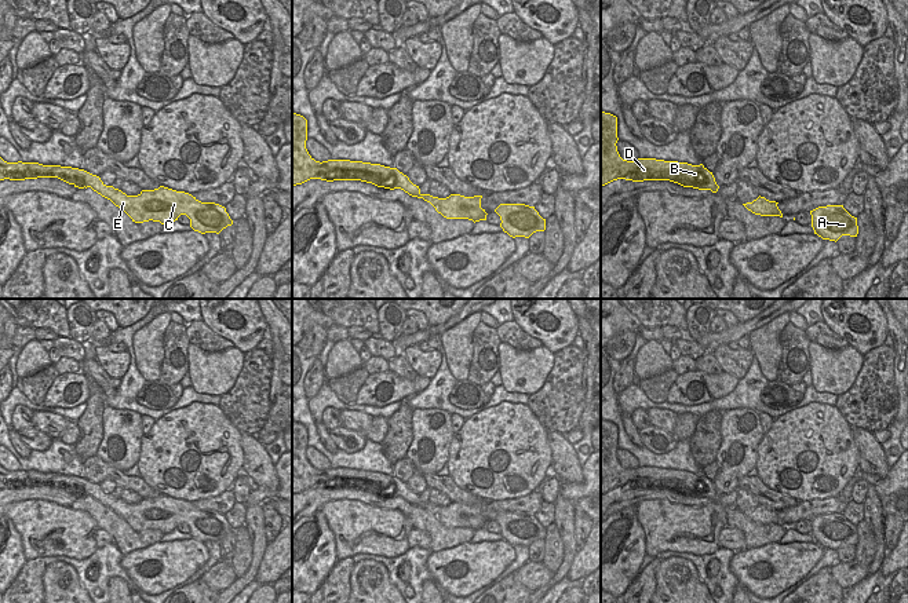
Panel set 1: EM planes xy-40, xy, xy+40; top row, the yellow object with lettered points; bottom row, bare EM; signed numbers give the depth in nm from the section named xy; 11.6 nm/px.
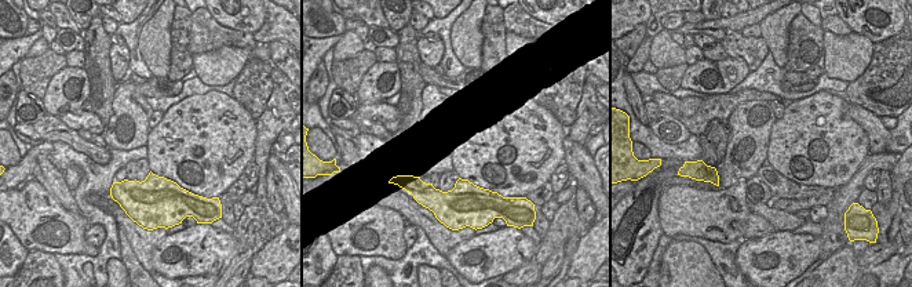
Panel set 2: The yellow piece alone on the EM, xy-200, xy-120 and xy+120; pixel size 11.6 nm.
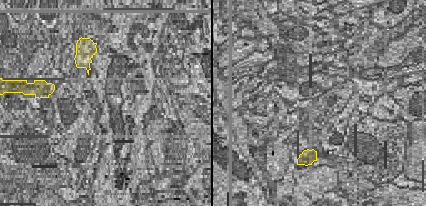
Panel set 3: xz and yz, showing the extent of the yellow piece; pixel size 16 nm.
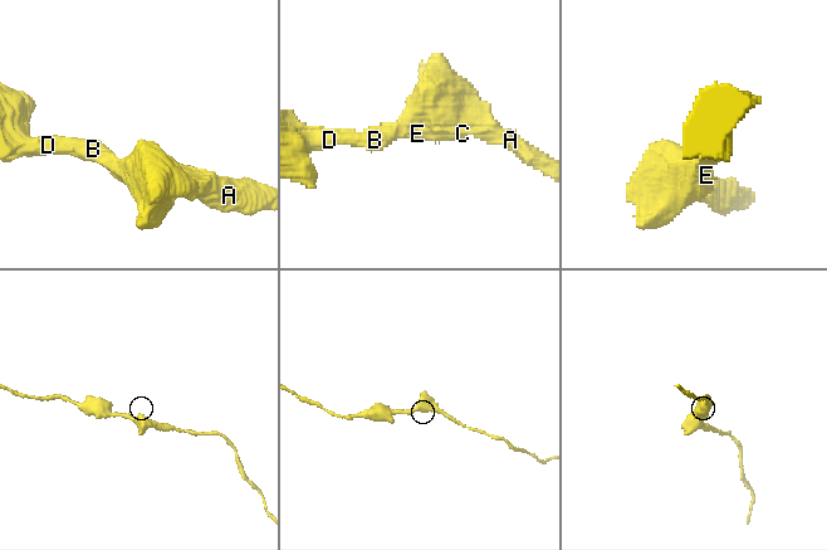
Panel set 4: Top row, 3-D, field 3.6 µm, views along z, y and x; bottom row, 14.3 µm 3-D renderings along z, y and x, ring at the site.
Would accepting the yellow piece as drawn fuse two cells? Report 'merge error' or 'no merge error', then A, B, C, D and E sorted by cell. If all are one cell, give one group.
no merge error | A B C D E

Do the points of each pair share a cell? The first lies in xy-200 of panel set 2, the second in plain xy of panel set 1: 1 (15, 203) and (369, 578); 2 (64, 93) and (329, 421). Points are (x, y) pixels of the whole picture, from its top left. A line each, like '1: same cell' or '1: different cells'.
1: different cells
2: different cells

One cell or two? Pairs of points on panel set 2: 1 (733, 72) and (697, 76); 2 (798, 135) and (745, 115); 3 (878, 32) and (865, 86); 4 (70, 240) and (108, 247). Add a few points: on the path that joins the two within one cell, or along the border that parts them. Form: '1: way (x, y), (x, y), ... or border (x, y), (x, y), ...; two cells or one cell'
1: way (725, 72), (717, 65), (706, 69); one cell
2: border (776, 119), (770, 130), (765, 157); two cells
3: border (897, 33), (874, 44); two cells
4: border (98, 249), (95, 255), (66, 255); two cells

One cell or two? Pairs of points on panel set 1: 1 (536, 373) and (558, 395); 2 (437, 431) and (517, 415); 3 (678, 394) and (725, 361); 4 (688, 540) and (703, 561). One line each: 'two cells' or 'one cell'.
1: two cells
2: two cells
3: two cells
4: two cells

